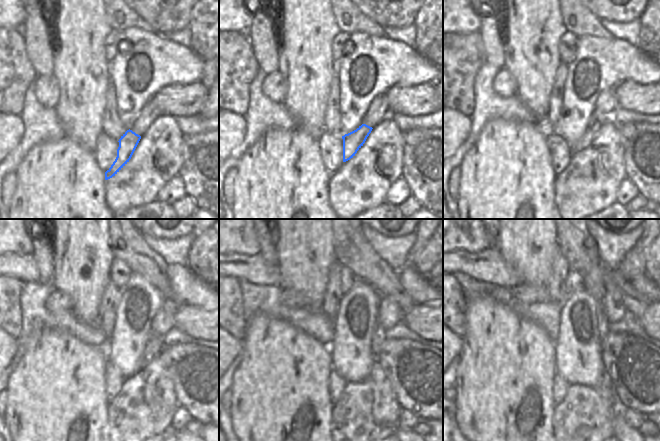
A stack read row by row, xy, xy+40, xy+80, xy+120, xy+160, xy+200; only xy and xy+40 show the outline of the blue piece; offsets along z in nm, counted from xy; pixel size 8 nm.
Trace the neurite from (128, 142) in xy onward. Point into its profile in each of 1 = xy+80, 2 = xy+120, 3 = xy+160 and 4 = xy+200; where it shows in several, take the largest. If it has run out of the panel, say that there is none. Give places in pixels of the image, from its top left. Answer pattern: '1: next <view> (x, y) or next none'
1: next xy+80 (595, 123)
2: next xy+120 (154, 345)
3: next xy+160 (378, 339)
4: next xy+200 (592, 277)

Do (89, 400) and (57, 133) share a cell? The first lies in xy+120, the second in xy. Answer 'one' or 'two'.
two

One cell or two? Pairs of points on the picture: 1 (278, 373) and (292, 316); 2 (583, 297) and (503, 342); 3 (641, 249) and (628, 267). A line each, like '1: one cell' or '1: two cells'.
1: two cells
2: two cells
3: one cell

